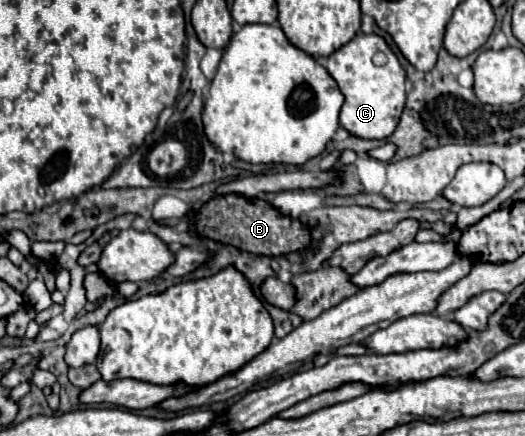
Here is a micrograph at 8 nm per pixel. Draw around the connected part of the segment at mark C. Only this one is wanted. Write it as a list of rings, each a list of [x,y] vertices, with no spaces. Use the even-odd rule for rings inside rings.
[[[356,34],[348,44],[328,56],[328,74],[338,82],[344,94],[344,106],[340,112],[340,124],[358,138],[386,140],[398,126],[400,114],[406,102],[406,72],[400,66],[396,54],[380,36]],[[384,52],[388,56],[386,66],[378,68],[372,64],[372,56]]]

